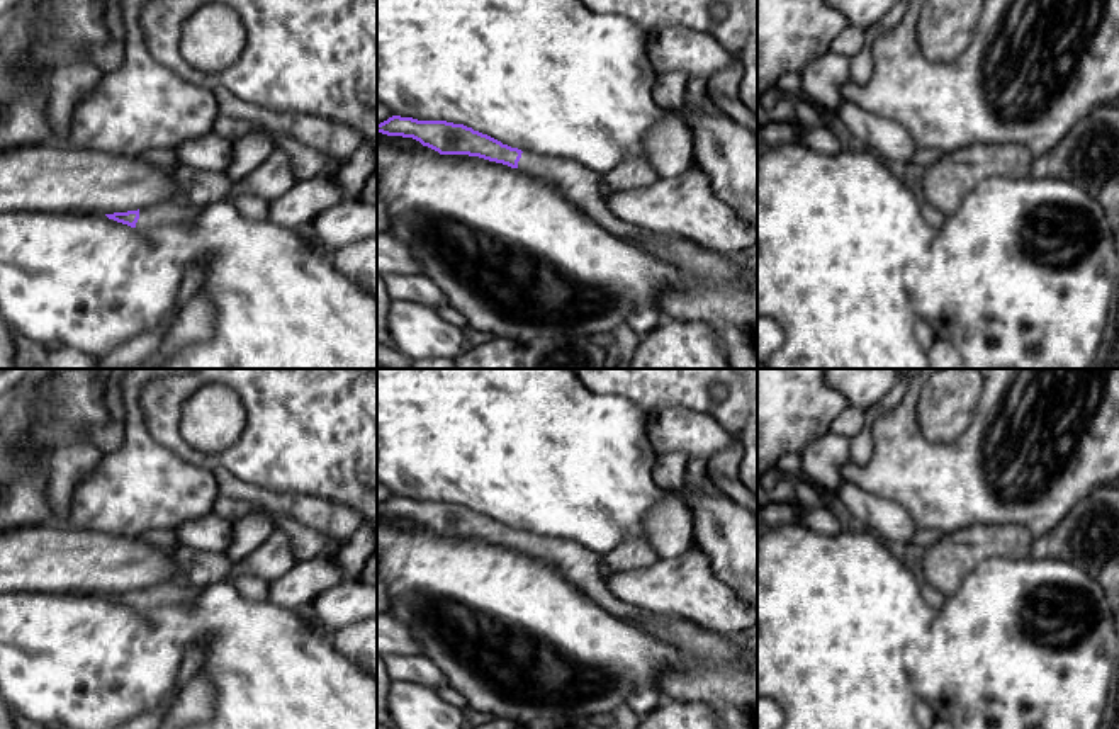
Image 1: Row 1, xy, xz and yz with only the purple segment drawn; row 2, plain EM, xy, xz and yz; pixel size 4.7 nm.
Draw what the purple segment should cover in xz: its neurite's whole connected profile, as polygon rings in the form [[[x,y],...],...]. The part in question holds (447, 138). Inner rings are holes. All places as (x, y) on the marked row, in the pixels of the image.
[[[392,116],[377,124],[377,133],[413,138],[440,155],[479,156],[518,168],[554,182],[574,206],[615,236],[649,238],[654,235],[615,218],[599,192],[601,177],[579,161],[521,151],[472,127],[447,121],[418,121]]]

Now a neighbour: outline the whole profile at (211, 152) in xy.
[[[207,133],[175,148],[180,165],[194,170],[226,172],[234,153],[234,141]]]

